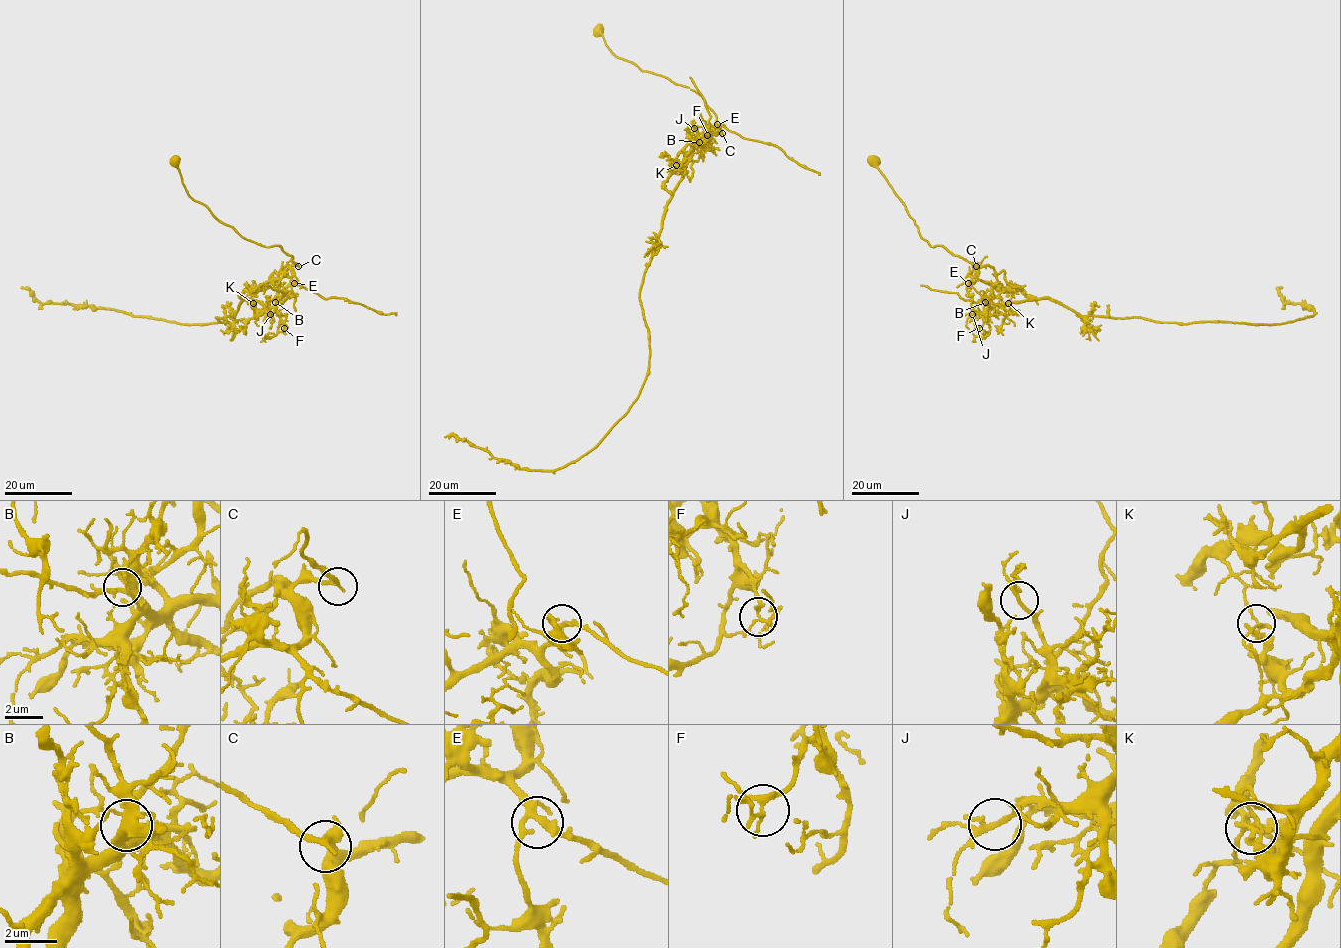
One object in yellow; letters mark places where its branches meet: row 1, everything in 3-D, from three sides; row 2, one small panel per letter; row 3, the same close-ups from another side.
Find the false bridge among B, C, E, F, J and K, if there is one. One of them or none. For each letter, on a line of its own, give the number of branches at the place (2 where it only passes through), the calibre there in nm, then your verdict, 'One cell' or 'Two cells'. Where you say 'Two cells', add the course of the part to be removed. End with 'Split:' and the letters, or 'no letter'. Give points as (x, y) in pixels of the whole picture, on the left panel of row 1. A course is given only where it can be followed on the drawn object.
B: Branches: 3. Thickness 320 nm. One cell
C: Branches: 2. Thickness 220 nm. One cell
E: Branches: 3. Thickness 240 nm. One cell
F: Branches: 3. Thickness 190 nm. One cell
J: Branches: 3. Thickness 180 nm. One cell
K: Branches: 3. Thickness 190 nm. Two cells. Course of the part to remove: (253, 302), (265, 282), (288, 277), (291, 266), (298, 265), (279, 246), (242, 237), (195, 201), (173, 161)
Split: K

